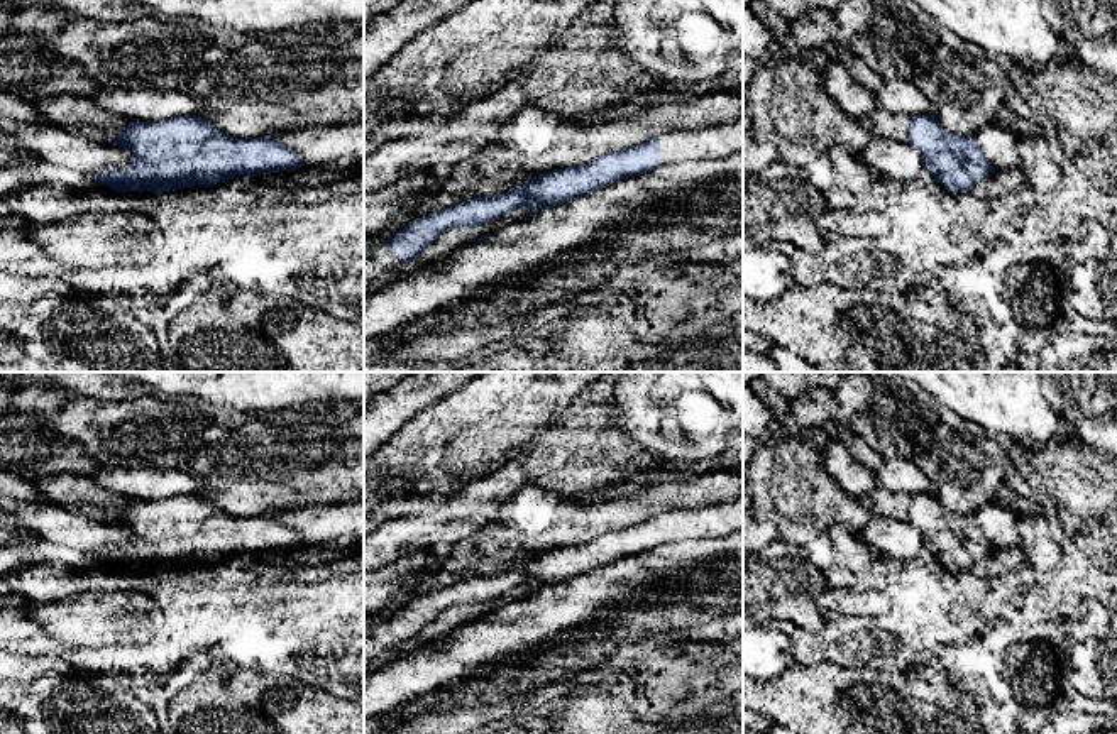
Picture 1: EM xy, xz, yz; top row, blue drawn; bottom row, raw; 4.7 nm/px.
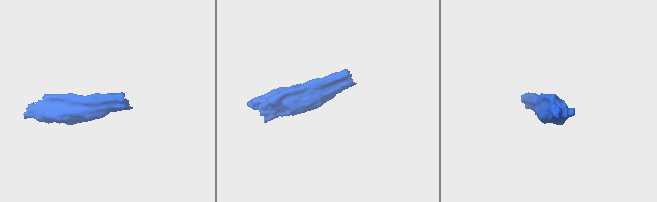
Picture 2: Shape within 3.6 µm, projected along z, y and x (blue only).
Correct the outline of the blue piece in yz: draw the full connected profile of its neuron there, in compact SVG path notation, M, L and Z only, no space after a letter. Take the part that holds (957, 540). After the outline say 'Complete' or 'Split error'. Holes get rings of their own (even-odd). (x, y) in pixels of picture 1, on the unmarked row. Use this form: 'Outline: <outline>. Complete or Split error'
Outline: M936 494L912 496L907 521L921 531L924 548L949 572L971 570L995 550L973 514L948 512Z. Complete

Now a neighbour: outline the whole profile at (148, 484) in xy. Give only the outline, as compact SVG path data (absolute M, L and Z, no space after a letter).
M102 468L90 475L102 487L132 501L161 501L198 494L203 480L183 470Z

